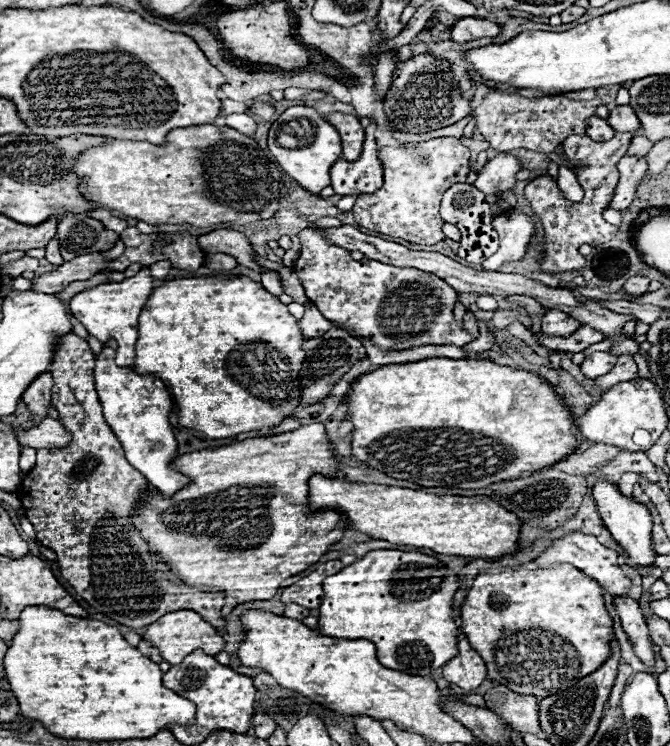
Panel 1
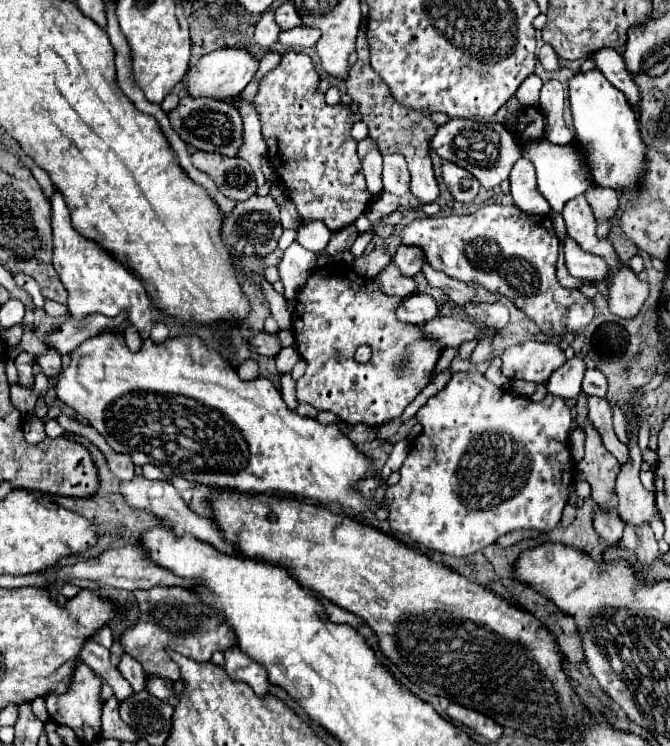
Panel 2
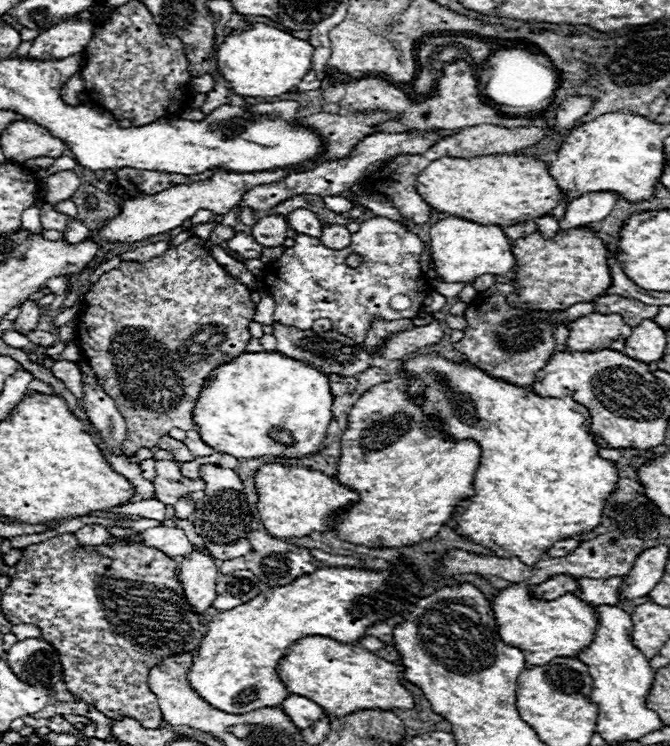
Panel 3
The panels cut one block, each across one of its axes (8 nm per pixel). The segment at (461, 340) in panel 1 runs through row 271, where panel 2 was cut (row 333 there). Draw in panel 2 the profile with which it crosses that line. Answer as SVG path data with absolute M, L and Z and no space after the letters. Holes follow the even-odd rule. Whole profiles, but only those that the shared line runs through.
M336 262L336 266L318 268L308 278L306 286L298 292L292 312L298 352L308 362L304 376L296 382L298 400L312 404L316 410L334 412L348 424L368 424L376 428L398 418L404 408L416 398L416 394L430 382L432 370L442 350L438 344L422 338L418 326L404 324L396 318L394 310L400 300L400 296L382 294L374 280L356 276L352 266L348 264ZM360 344L368 344L372 348L372 358L366 364L358 364L354 360L354 352Z

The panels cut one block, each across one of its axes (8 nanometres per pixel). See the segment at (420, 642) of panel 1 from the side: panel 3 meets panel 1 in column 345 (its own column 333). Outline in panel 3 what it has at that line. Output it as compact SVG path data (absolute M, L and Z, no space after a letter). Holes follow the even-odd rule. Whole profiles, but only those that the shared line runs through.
M398 564L394 570L378 572L344 566L320 568L288 586L270 588L246 604L212 616L190 666L188 682L210 706L228 714L280 706L288 690L276 674L276 662L290 644L304 636L326 636L352 644L364 636L370 624L408 612L408 604L416 604L424 596L424 588L426 584L412 570Z

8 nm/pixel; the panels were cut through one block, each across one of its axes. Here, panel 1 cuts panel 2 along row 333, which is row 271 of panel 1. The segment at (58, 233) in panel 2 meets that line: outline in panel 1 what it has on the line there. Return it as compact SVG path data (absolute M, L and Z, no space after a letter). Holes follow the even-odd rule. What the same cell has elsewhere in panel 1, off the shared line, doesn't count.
M142 268L136 276L124 278L122 282L104 282L94 288L86 288L84 292L74 294L68 302L70 312L86 326L86 330L96 336L100 342L108 342L114 338L118 342L116 348L116 364L118 366L132 366L134 364L134 346L138 338L138 314L144 308L146 300L154 290L154 278L150 276L148 268Z

